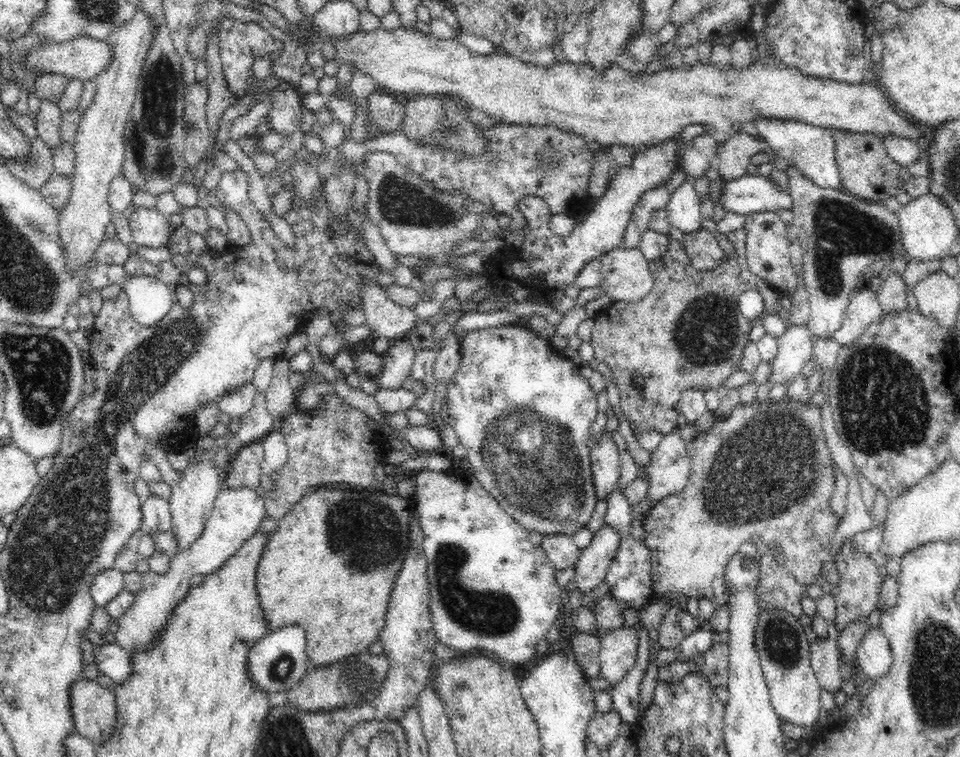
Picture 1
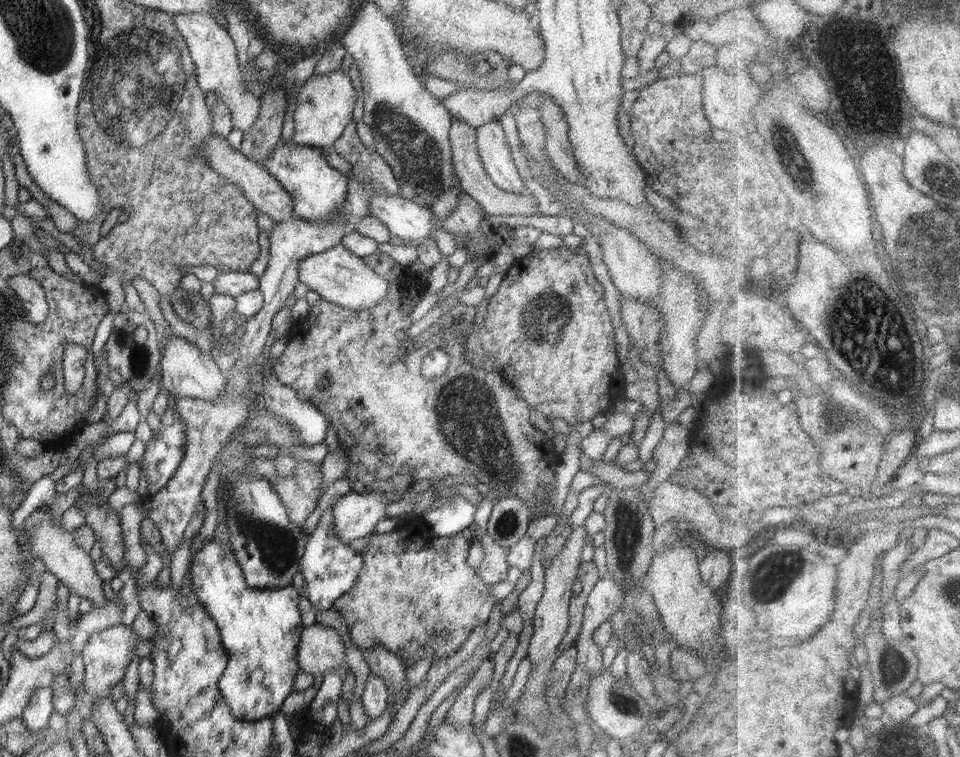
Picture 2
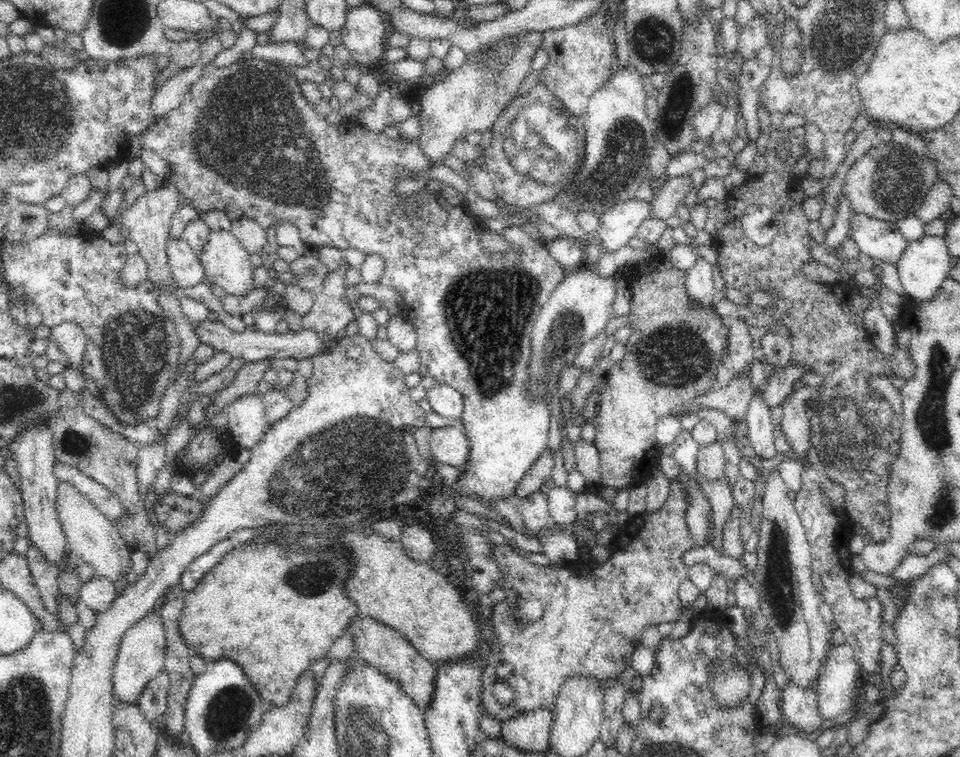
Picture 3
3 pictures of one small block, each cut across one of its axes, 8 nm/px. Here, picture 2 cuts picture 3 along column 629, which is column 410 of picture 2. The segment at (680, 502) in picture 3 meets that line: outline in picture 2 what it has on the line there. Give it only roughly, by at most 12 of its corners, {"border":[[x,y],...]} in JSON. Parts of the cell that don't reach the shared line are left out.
{"border":[[414,520],[331,607],[361,651],[454,656],[497,599]]}

